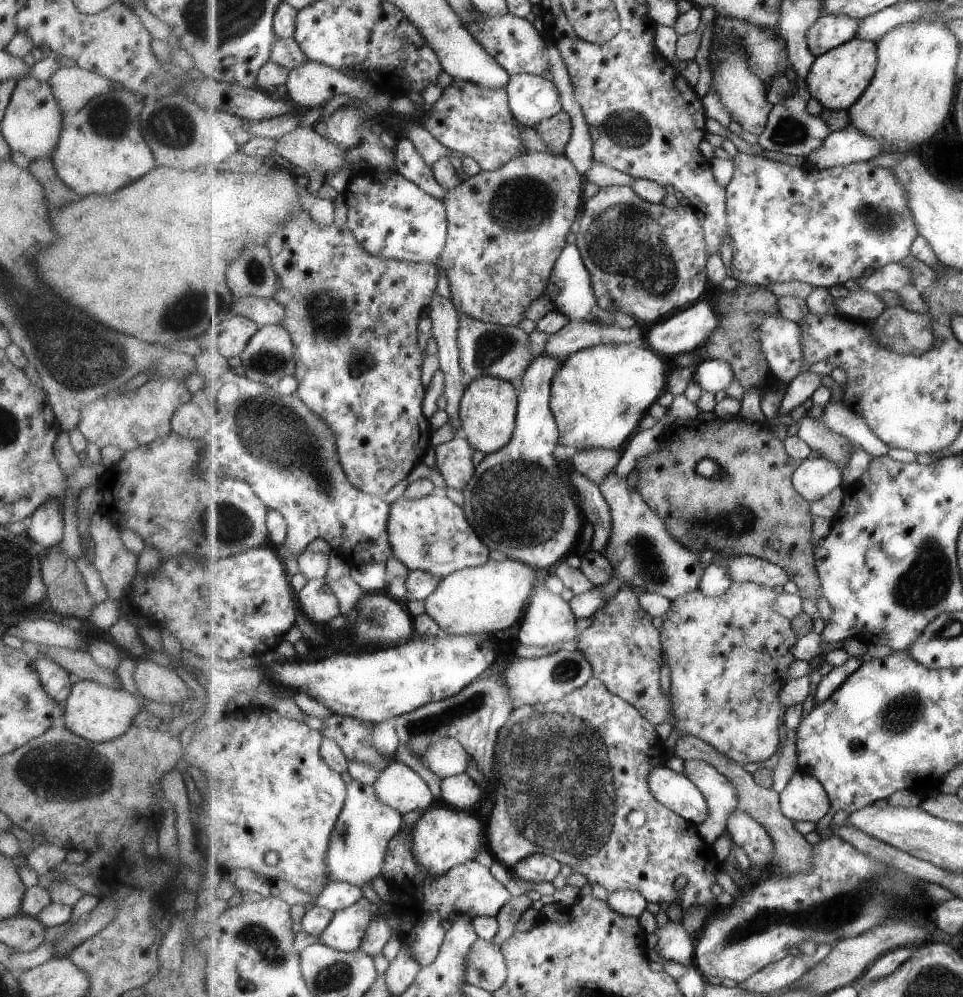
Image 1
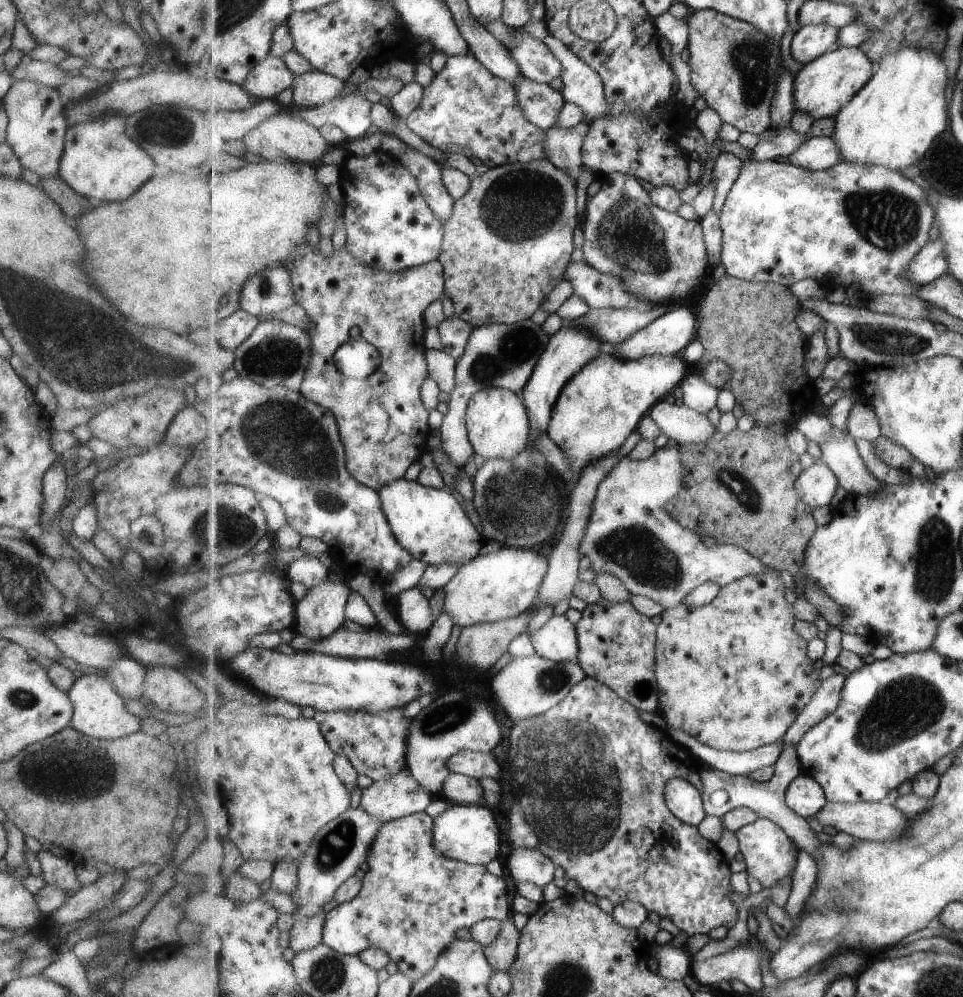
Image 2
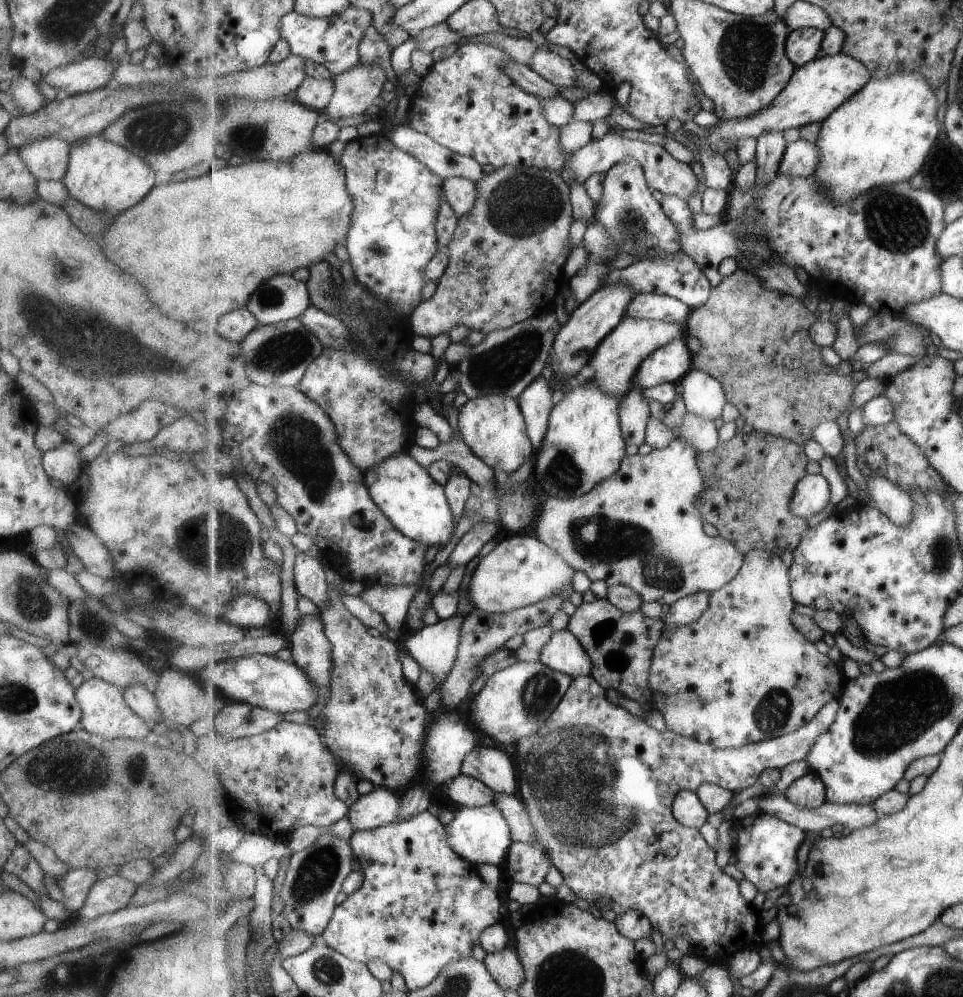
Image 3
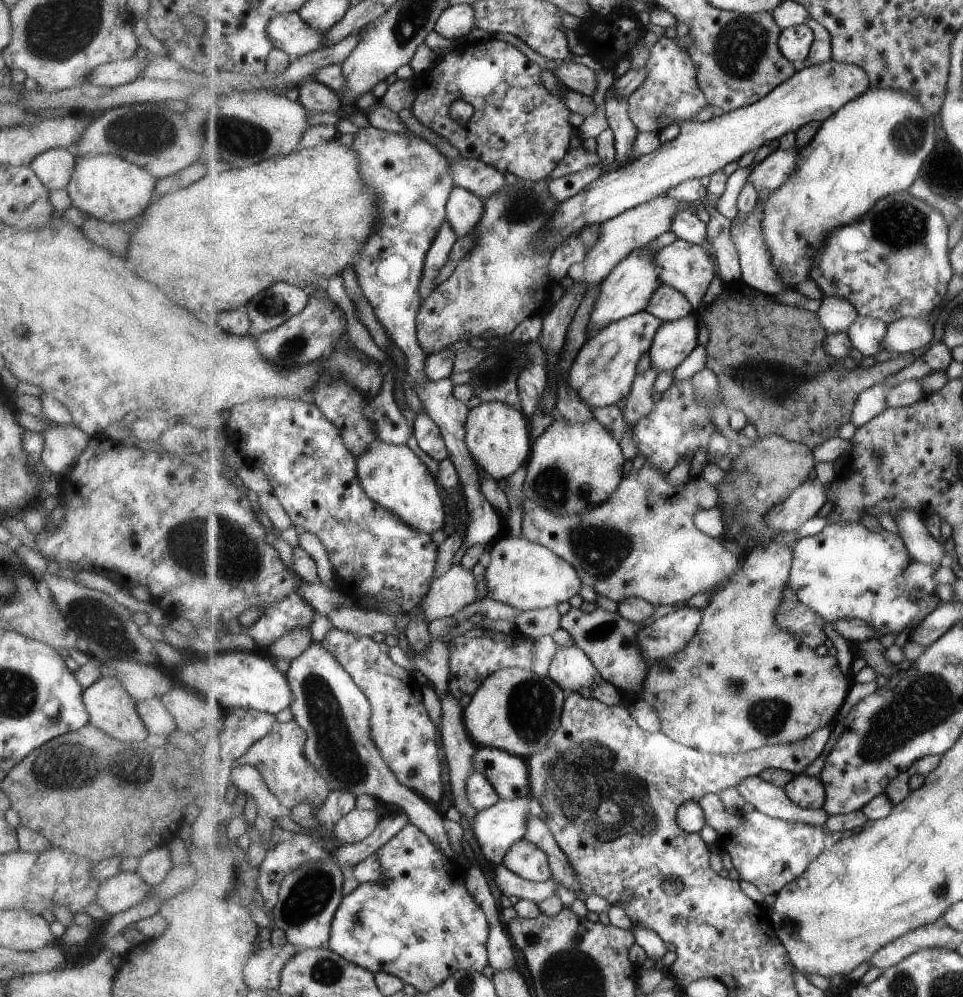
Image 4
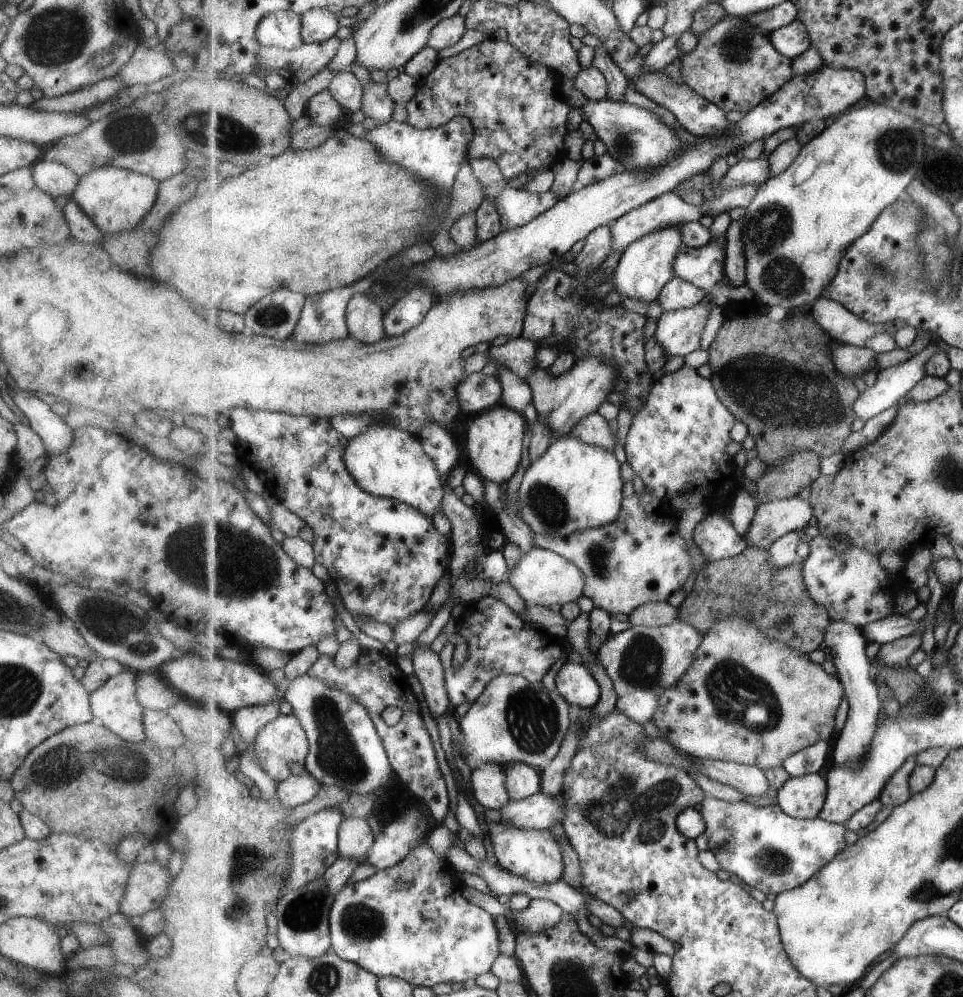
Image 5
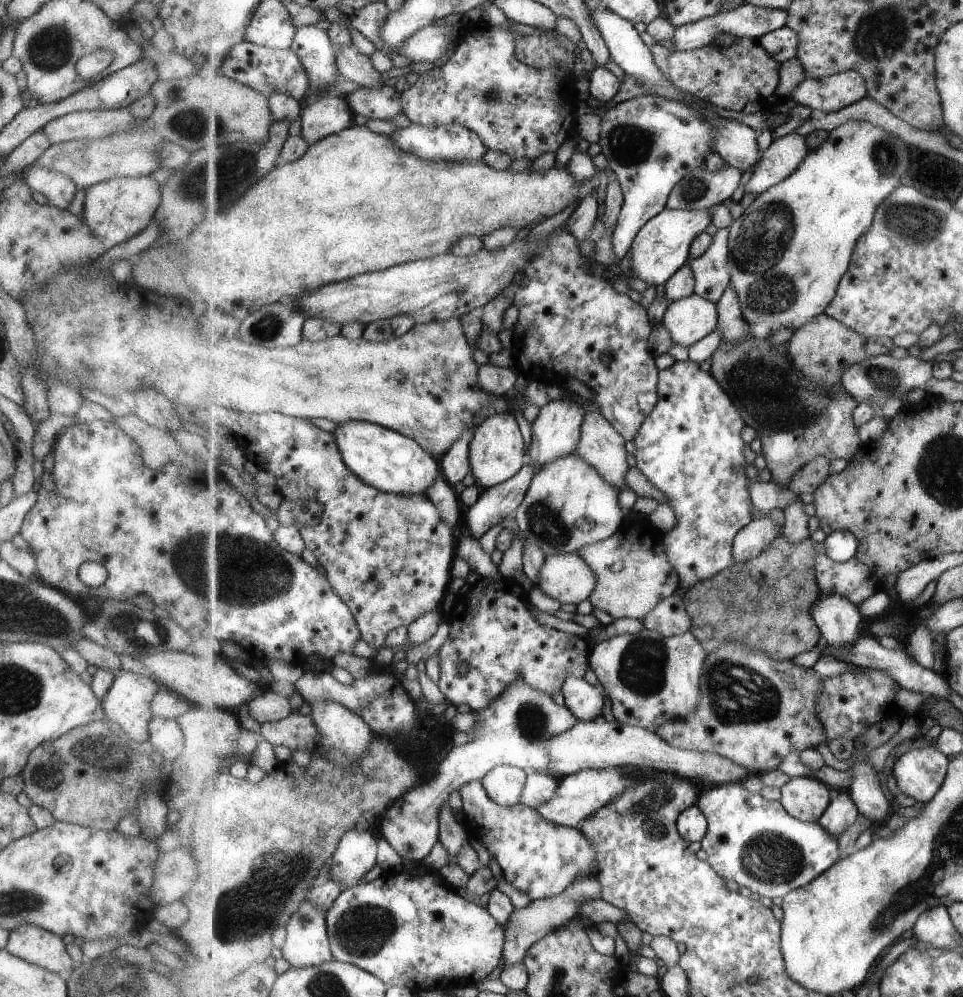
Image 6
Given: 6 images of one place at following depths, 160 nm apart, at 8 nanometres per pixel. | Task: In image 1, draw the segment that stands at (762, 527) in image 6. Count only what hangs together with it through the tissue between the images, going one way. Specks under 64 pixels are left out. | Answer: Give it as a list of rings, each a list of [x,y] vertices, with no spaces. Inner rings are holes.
[[[826,457],[809,458],[795,470],[795,490],[809,503],[822,500],[844,486],[845,468]]]

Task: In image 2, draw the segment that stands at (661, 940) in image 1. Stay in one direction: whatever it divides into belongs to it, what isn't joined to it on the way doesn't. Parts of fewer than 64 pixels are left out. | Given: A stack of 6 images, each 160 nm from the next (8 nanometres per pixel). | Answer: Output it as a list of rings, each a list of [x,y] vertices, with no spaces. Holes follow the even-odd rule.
[[[668,944],[652,947],[655,948],[660,975],[670,981],[683,980],[685,976],[691,976],[693,960],[686,948],[671,948]]]

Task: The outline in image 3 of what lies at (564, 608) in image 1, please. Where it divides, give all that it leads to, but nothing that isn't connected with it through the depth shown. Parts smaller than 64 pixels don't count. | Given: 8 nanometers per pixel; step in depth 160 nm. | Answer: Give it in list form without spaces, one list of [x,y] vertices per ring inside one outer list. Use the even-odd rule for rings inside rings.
[[[568,628],[554,631],[549,644],[543,649],[540,661],[573,680],[577,677],[591,677],[594,671],[586,648]]]

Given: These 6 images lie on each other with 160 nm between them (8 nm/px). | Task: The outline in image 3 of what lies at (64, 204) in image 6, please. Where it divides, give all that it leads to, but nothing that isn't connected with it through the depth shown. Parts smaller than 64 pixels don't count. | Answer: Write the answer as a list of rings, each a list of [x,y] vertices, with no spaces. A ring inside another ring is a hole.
[[[40,137],[28,141],[17,152],[37,181],[61,181],[68,165],[68,147],[61,139]]]

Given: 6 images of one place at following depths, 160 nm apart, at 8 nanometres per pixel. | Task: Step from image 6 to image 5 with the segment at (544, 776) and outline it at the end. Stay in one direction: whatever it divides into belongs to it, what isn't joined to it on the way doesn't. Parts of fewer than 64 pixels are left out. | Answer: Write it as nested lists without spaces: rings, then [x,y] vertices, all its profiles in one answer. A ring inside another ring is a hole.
[[[525,763],[509,764],[507,768],[508,791],[512,800],[520,801],[536,795],[542,789],[542,773]]]

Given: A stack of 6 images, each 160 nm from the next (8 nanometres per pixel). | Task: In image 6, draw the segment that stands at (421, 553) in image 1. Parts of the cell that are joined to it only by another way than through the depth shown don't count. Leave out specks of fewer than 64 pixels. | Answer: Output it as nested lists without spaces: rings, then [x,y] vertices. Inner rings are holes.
[[[349,421],[340,424],[334,433],[346,465],[359,478],[383,492],[398,495],[425,493],[441,475],[441,461],[416,440],[395,429],[369,421]]]

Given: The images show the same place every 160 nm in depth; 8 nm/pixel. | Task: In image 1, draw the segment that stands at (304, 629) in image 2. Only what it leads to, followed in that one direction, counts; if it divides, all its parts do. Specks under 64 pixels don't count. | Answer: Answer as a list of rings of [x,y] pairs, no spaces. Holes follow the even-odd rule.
[[[323,578],[309,579],[298,593],[298,608],[313,622],[323,626],[331,618],[342,615],[339,600]]]

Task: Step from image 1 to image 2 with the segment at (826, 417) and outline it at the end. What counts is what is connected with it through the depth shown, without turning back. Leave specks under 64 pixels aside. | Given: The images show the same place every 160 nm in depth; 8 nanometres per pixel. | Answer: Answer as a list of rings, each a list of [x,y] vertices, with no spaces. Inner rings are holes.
[[[857,403],[849,415],[848,429],[856,439],[873,442],[882,436],[882,422],[880,416],[871,405]]]

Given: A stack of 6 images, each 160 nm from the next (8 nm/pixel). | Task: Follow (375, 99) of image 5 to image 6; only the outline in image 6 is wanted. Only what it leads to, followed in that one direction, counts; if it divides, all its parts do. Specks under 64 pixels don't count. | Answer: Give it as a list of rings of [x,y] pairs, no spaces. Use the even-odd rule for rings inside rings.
[[[356,44],[335,45],[338,67],[342,78],[352,80],[361,87],[382,87],[381,73],[375,70],[368,54],[365,54]]]

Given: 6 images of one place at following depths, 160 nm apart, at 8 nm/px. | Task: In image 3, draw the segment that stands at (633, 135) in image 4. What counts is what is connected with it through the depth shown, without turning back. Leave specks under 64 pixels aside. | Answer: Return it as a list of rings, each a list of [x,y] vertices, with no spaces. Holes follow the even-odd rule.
[[[633,157],[620,160],[608,172],[603,196],[597,203],[596,220],[610,232],[617,250],[637,256],[635,261],[674,255],[674,252],[681,251],[679,242],[675,240],[677,233],[681,232],[664,211],[659,195],[650,189],[643,165]]]

